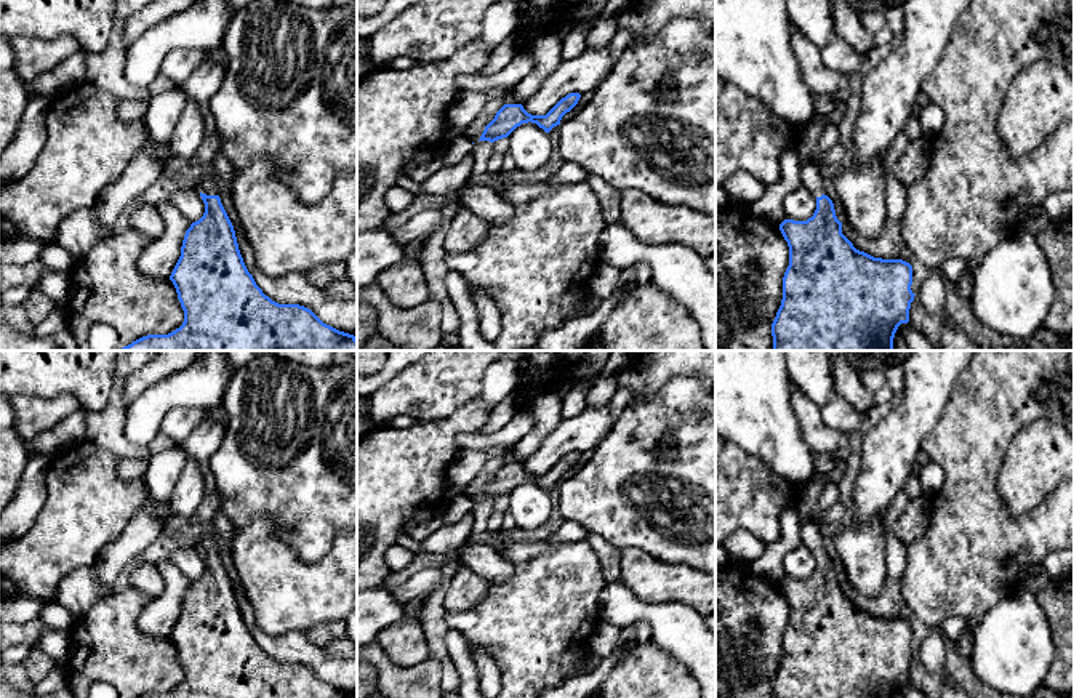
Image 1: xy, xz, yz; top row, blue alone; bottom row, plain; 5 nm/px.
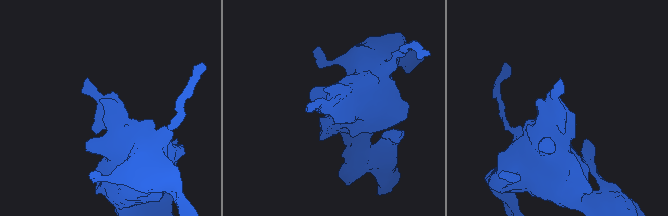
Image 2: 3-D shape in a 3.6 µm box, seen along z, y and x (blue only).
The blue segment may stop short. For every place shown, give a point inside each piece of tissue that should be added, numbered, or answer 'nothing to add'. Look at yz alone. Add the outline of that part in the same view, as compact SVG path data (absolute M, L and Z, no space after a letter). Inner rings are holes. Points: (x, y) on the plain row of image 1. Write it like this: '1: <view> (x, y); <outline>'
1: yz (810, 533); M813 519L800 520L800 541L815 556L821 556L824 552L821 528Z

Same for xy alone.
1: xy (207, 545); M208 533L205 535L198 544L197 549L206 554L218 554L216 543L214 543L214 535Z

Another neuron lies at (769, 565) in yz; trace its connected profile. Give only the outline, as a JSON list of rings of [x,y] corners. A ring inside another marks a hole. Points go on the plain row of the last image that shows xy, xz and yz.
[[[791,503],[781,511],[779,525],[779,540],[767,544],[763,554],[749,564],[752,573],[773,583],[781,583],[786,578],[783,570],[783,559],[787,552],[802,544],[797,503]]]

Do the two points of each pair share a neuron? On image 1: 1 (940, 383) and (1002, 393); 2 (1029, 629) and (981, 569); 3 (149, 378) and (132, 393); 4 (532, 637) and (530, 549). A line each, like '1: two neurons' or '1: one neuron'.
1: two neurons
2: two neurons
3: one neuron
4: two neurons

